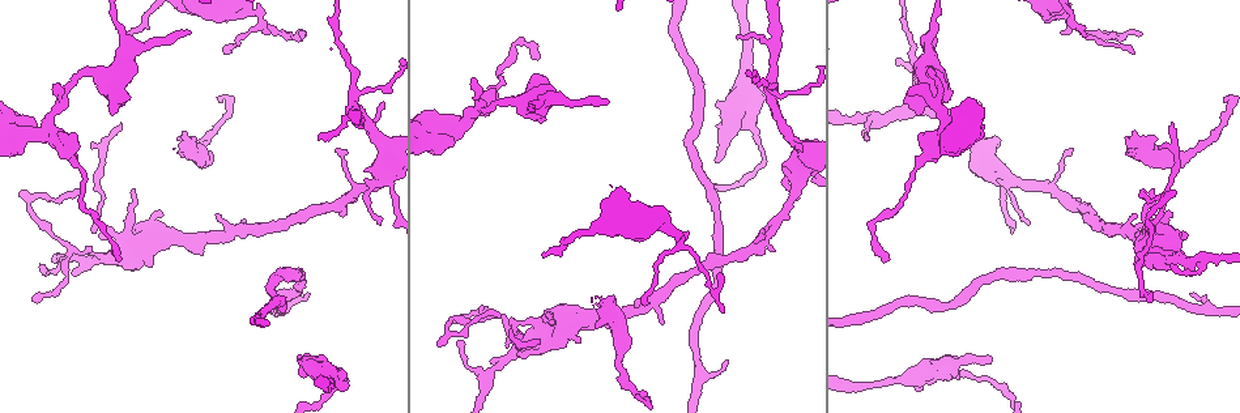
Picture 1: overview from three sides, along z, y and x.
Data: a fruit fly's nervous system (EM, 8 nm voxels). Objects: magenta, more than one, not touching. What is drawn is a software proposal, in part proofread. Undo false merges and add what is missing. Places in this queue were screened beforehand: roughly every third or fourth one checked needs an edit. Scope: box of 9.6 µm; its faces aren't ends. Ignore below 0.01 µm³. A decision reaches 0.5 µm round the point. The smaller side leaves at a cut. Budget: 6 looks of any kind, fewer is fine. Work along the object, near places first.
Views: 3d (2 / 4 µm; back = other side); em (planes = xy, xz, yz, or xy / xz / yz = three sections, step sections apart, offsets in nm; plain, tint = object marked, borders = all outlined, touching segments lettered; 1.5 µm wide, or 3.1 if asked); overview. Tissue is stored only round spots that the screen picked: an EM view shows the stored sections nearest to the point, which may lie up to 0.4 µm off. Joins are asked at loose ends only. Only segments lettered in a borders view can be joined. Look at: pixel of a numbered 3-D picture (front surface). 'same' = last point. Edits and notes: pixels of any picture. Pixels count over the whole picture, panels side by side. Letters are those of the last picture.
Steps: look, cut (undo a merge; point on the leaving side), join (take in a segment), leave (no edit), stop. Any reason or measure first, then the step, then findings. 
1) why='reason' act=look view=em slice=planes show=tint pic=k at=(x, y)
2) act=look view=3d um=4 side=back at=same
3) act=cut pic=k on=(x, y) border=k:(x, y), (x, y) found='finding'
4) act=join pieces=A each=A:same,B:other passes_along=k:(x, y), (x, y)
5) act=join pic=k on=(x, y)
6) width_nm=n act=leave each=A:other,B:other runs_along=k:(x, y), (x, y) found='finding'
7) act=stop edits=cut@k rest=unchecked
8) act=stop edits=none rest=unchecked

why='end of a long branch' act=look view=3d um=4 pic=1 at=(636, 394)

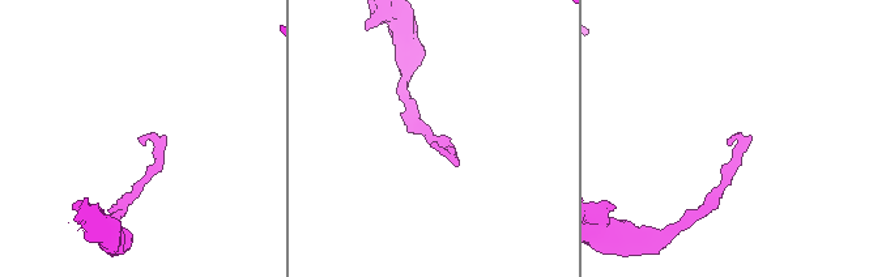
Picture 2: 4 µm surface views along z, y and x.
why='now the EM' act=look view=em slice=planes show=borders pic=2 at=(145, 143)

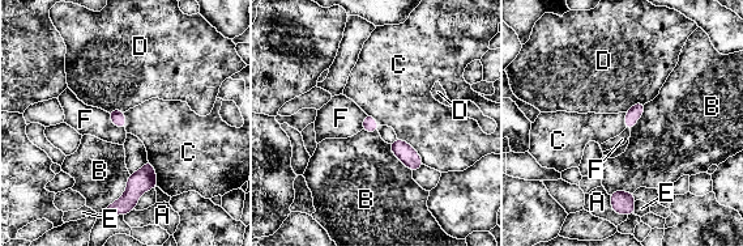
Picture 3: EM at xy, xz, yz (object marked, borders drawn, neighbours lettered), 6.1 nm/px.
width_nm=80 act=leave each=A:other,B:other,C:other,D:other,E:other,F:other border=3:(397, 138), (406, 141), (423, 164) found='no lettered segment goes on from it'

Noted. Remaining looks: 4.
why='branch stops here' act=look view=em slice=xy step=4 show=borders pic=1 at=(1071, 150)

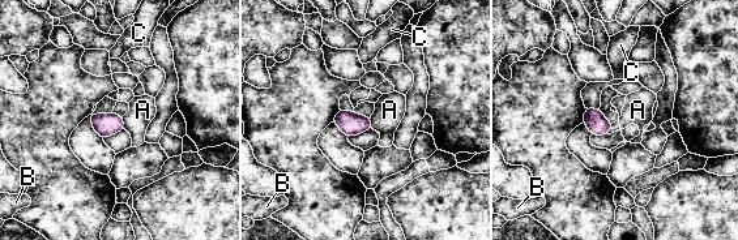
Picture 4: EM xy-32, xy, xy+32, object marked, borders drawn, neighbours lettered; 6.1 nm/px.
act=look view=em slice=planes show=borders at=same

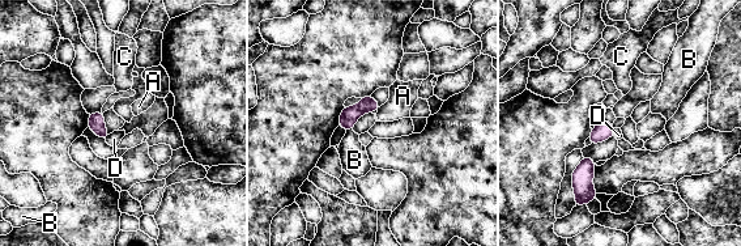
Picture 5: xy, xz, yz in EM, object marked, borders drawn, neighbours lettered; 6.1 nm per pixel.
act=leave each=A:other,B:other,C:other,D:other found='no lettered segment goes on from it'

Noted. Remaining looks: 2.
why='an open end' act=look view=3d um=4 pic=1 at=(1027, 225)

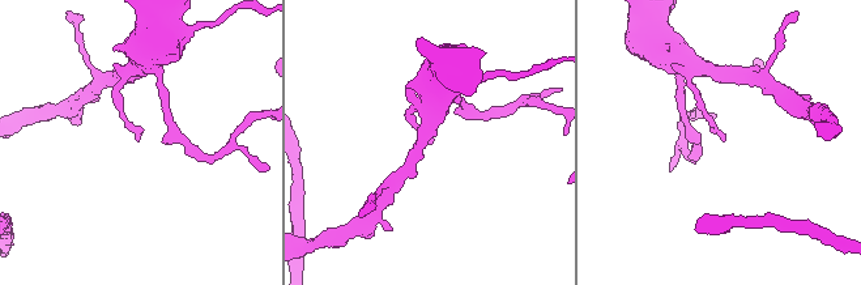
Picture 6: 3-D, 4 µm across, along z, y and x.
why='now the EM' act=look view=em slice=planes show=borders pic=6 at=(138, 139)

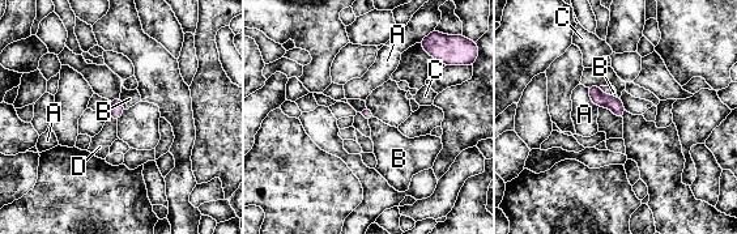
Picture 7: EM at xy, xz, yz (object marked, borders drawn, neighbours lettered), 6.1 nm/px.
act=join pieces=D each=A:other,B:other,C:other,D:same passes_along=7:(116, 109), (114, 118), (99, 147) found='it goes on there'

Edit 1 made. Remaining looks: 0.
act=stop edits=join@7 rest=unchecked

